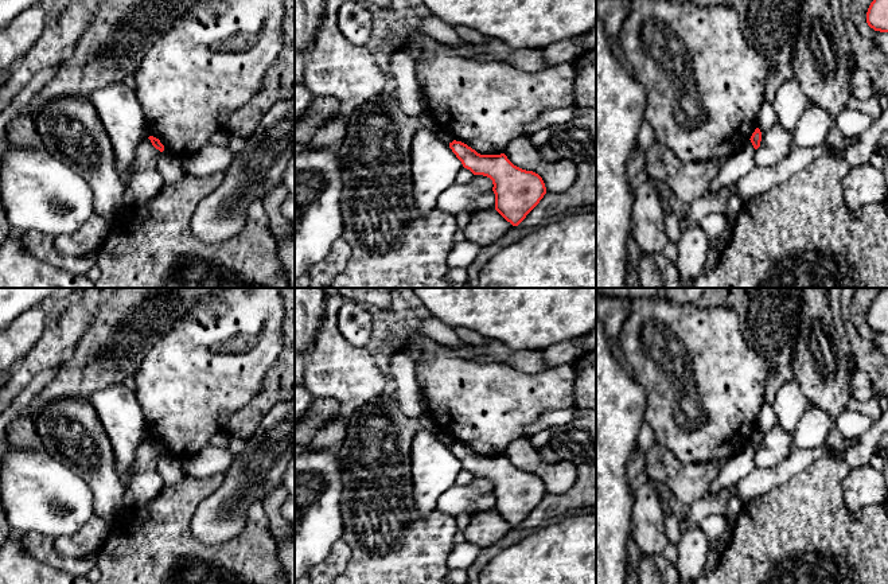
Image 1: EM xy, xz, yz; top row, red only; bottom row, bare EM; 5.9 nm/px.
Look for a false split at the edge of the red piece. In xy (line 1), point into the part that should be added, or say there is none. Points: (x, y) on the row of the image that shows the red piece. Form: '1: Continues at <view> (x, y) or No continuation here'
1: No continuation here

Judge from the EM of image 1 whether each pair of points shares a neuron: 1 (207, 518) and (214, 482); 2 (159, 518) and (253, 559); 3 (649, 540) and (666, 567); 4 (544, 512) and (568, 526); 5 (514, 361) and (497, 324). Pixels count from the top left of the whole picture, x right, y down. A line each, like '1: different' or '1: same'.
1: different
2: same
3: different
4: different
5: different

